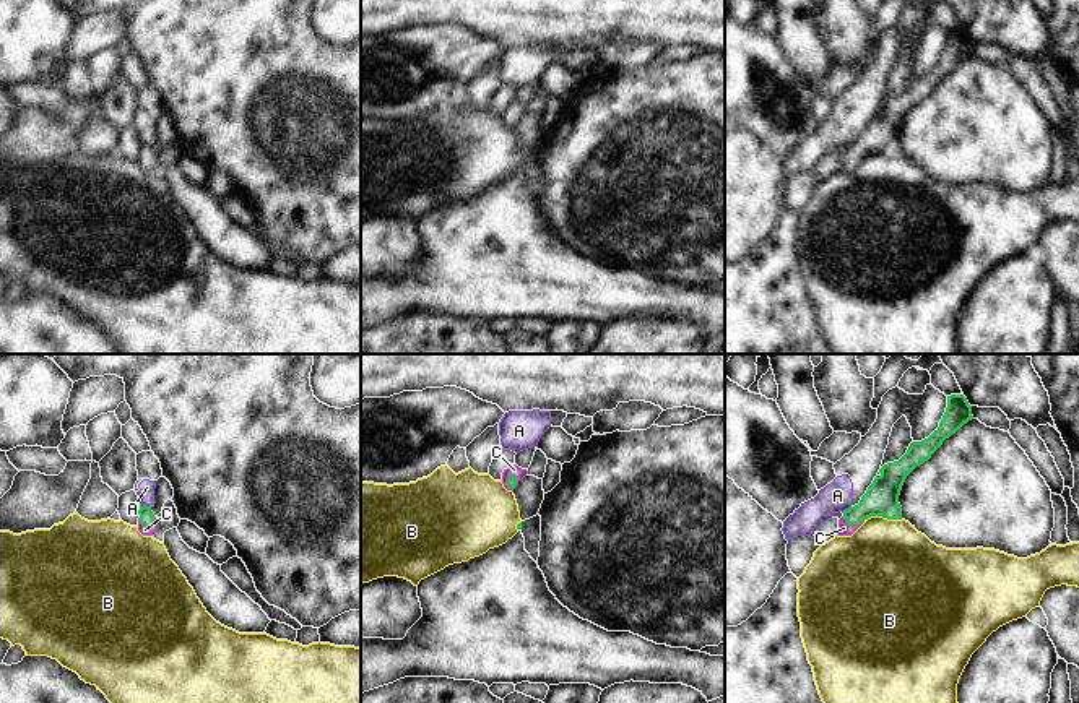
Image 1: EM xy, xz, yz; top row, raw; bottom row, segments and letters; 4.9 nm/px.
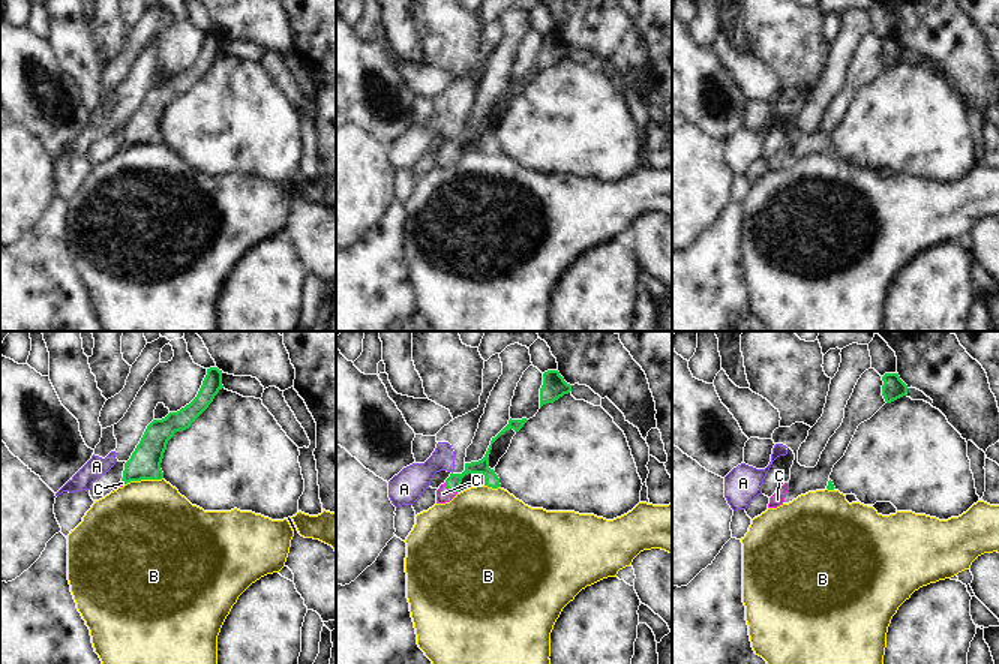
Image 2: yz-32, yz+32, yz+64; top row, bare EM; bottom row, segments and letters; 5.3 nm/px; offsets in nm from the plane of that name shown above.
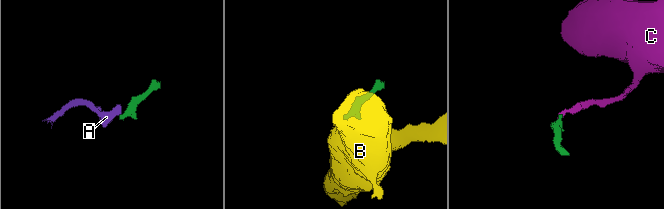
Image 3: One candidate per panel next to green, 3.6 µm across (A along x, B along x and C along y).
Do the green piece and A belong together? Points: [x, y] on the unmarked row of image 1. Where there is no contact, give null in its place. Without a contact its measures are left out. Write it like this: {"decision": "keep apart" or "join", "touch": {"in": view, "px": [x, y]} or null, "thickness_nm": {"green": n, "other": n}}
{"decision": "keep apart", "touch": {"in": "xy", "px": [145, 143]}, "thickness_nm": {"green": 80, "other": 80}}

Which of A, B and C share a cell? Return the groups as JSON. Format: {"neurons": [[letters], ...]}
{"neurons": [["A"], ["B"], ["C"]]}

